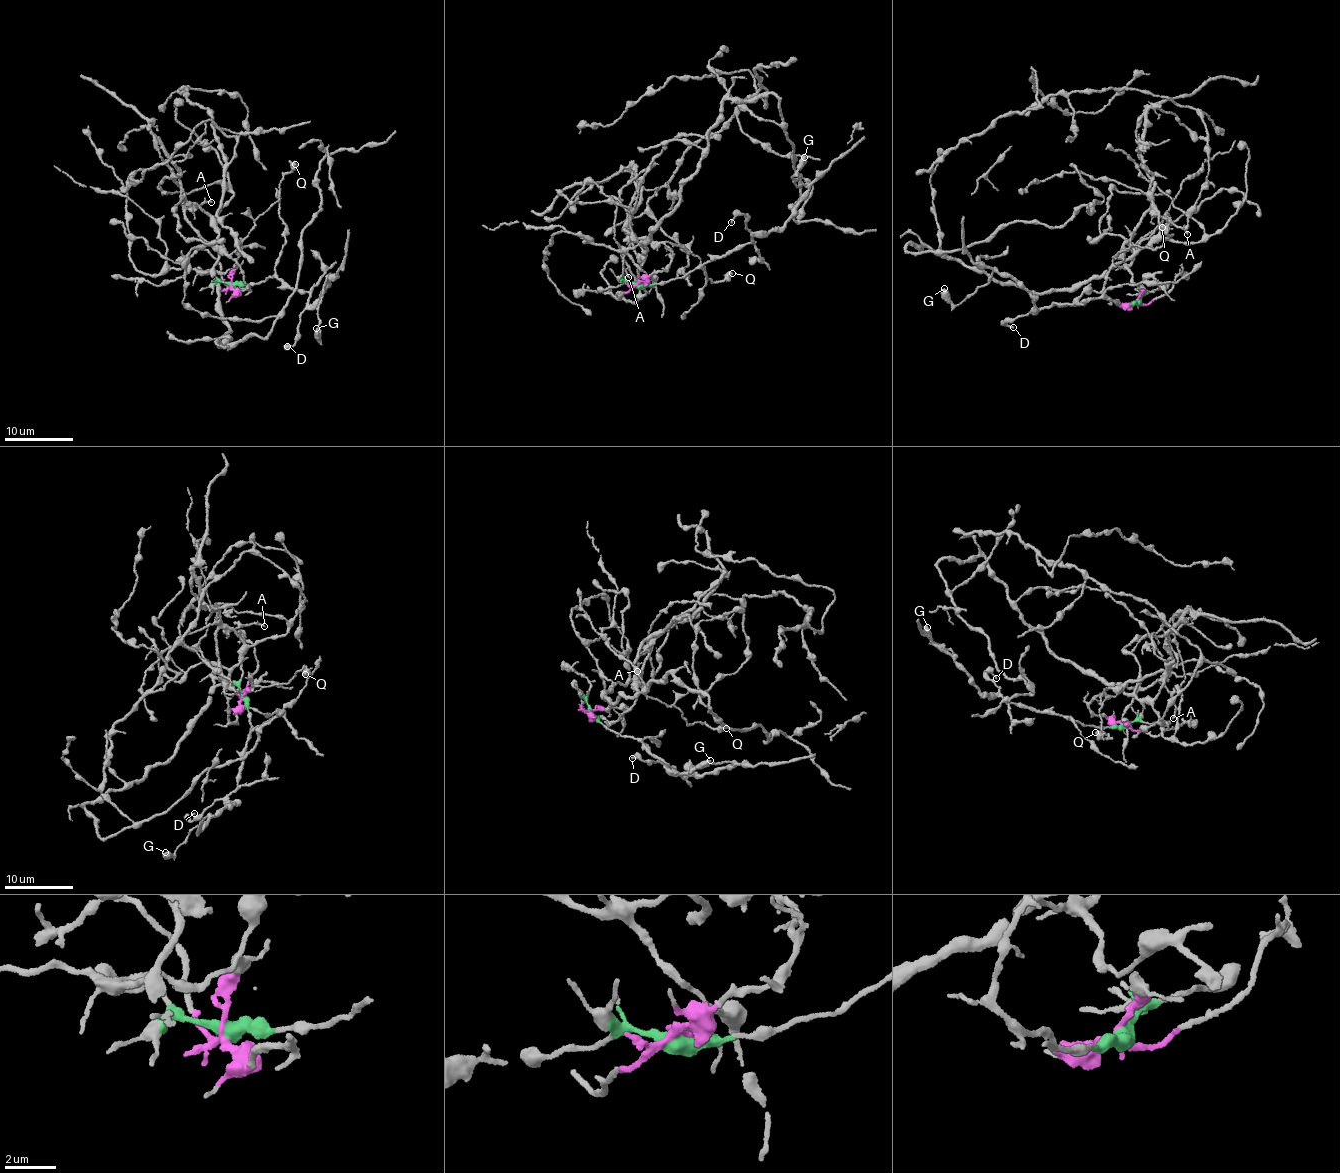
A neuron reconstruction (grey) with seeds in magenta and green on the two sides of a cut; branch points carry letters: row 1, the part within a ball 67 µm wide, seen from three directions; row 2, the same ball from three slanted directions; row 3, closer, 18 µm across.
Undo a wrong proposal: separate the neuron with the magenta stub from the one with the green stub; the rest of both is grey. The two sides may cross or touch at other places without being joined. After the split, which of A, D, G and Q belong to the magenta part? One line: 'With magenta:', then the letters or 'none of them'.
With magenta: A, Q

